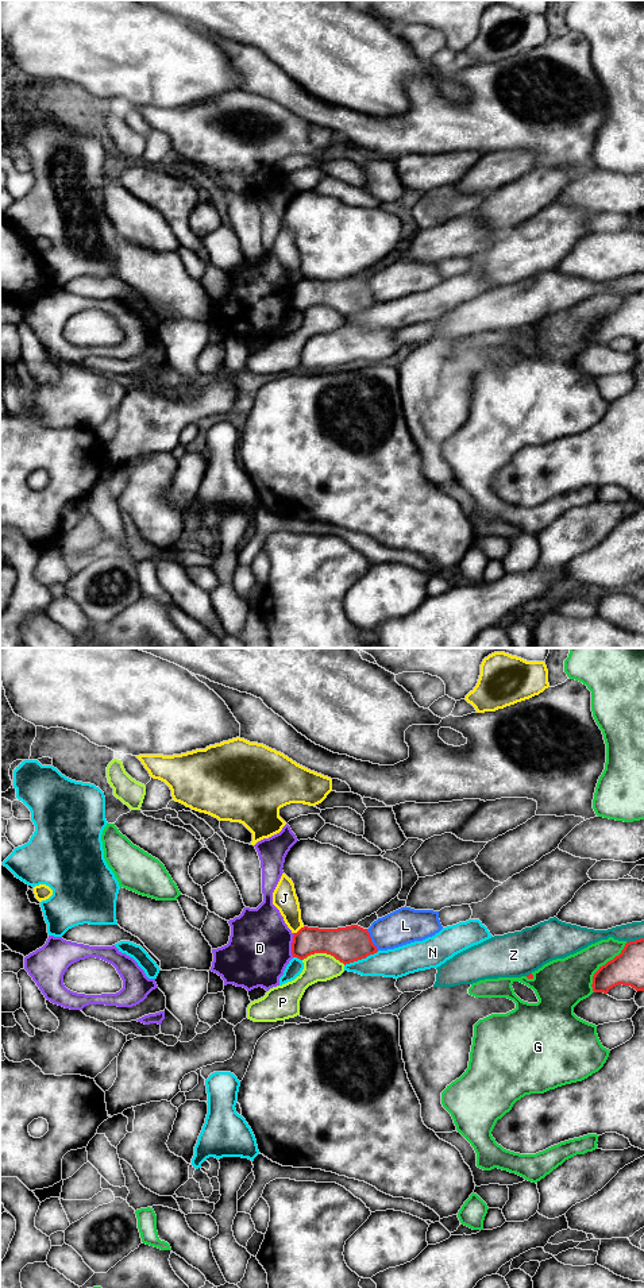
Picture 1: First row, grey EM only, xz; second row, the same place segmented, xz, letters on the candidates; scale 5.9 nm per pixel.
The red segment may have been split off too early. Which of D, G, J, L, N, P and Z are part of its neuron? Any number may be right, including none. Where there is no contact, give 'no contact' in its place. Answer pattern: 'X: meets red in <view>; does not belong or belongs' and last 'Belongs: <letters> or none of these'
D: meets red in xz; does not belong
G: meets red in xz; does not belong
J: meets red in xz; does not belong
L: meets red in xz; does not belong
N: meets red in xz; does not belong
P: meets red in xz; does not belong
Z: meets red in xz; does not belong
Belongs: none of these

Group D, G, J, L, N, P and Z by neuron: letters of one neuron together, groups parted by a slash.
D / G / J / L Z / N / P

